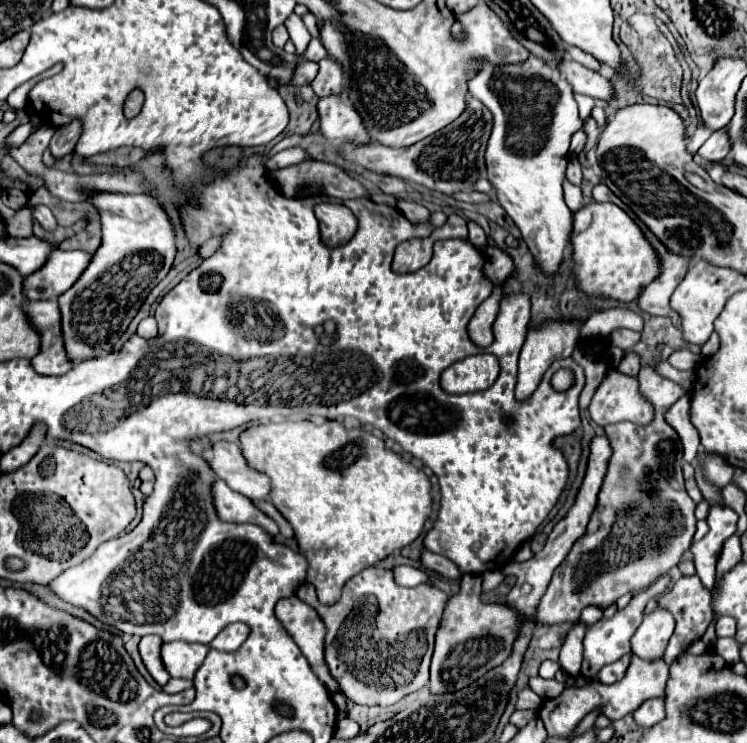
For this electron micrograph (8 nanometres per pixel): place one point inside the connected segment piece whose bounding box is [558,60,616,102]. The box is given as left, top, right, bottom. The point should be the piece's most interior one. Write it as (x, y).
(584, 81)

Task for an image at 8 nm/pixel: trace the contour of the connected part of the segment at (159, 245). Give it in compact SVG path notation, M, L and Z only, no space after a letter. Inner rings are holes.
M90 192L88 202L94 204L98 214L100 214L102 242L100 242L100 248L94 252L86 270L76 280L76 284L58 296L64 348L66 348L68 362L72 362L72 364L82 362L82 360L90 360L90 358L98 358L98 356L114 350L120 336L126 332L128 324L136 316L142 302L146 300L146 296L168 274L168 270L174 262L174 254L176 254L172 224L168 220L168 216L164 214L164 210L150 196Z

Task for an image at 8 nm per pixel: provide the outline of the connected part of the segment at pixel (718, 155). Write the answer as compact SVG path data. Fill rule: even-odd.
M724 128L724 130L716 130L704 142L704 146L700 146L698 156L702 156L704 160L710 160L710 162L720 162L726 158L728 152L730 152L730 142L728 142L728 132Z

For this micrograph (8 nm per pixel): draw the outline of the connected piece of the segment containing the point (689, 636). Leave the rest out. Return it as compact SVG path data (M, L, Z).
M682 576L672 588L670 592L666 592L662 598L660 598L660 606L668 606L668 610L674 614L676 618L676 628L674 628L674 634L664 650L664 660L668 664L672 664L694 640L702 638L702 634L706 632L708 624L712 622L712 592L706 590L700 582L700 578L694 576Z

